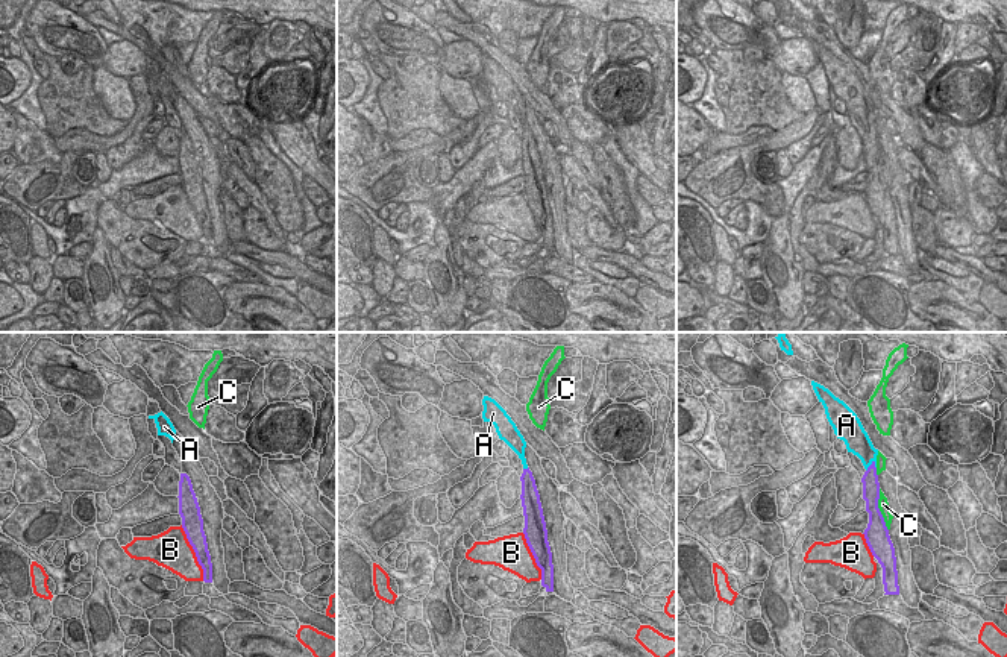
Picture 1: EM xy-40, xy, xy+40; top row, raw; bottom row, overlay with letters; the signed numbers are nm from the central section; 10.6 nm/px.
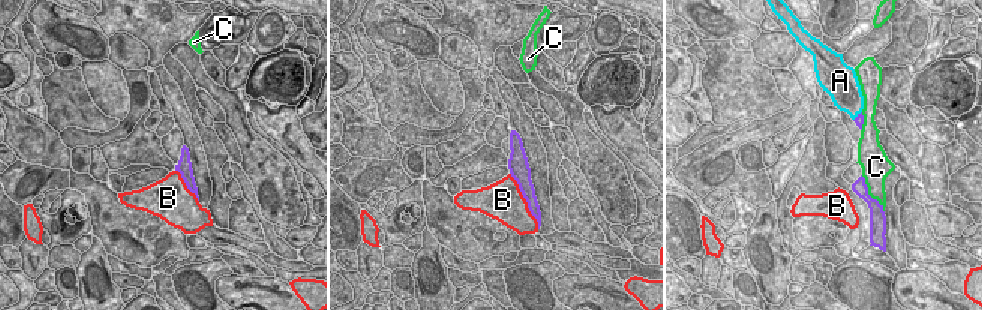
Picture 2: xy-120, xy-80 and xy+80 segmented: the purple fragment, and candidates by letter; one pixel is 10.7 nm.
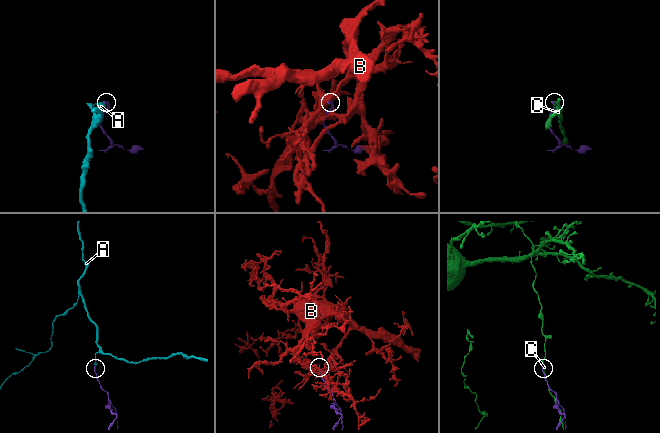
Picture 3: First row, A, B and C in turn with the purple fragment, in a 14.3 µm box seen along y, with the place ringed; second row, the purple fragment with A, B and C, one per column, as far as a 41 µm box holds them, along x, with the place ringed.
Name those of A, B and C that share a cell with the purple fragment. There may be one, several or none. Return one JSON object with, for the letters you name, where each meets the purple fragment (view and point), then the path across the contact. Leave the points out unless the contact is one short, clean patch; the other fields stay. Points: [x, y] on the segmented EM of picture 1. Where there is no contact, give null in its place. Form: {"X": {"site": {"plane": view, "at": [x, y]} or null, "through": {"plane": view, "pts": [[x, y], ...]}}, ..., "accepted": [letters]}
{"A": {"site": {"plane": "xy+40", "at": [869, 466]}, "through": {"plane": "xy+40", "pts": [[871, 487], [869, 466], [868, 454], [860, 445]]}}, "accepted": ["A"]}

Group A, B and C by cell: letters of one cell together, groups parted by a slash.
A / B / C

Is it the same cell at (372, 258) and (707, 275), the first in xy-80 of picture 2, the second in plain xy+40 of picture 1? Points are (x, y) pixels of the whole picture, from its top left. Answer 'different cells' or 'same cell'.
different cells

